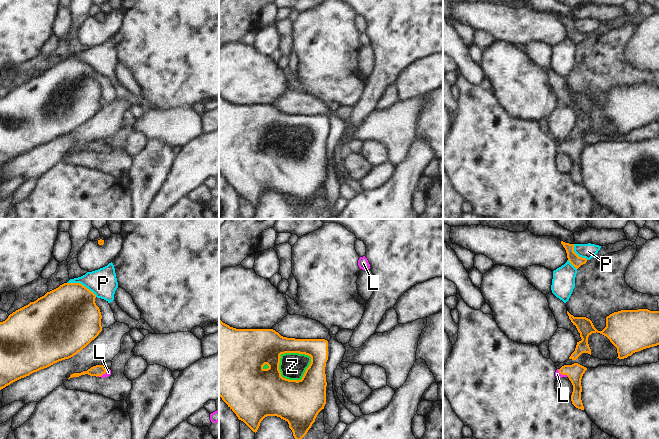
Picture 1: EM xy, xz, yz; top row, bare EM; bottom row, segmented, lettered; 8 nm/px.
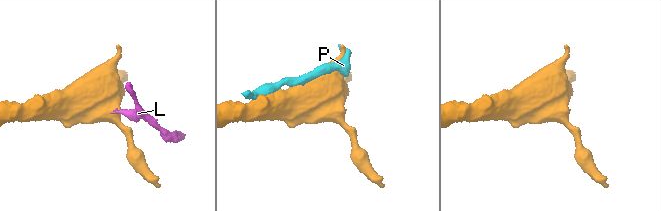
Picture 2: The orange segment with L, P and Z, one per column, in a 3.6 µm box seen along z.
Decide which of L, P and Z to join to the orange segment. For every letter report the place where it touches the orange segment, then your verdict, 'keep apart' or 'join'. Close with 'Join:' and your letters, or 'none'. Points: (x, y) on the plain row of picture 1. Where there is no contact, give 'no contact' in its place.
L: yz (562, 150) | join
P: xy (81, 60) | keep apart
Z: xz (302, 154) | join
Join: L, Z

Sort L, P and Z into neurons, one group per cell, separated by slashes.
L Z / P

